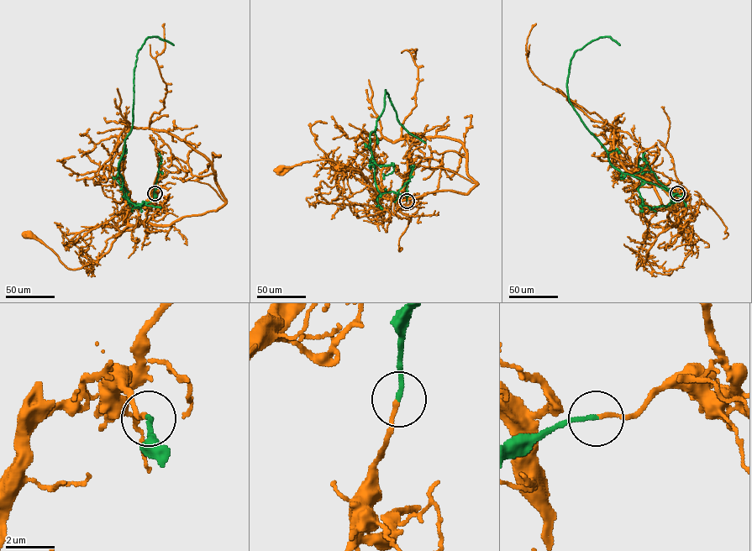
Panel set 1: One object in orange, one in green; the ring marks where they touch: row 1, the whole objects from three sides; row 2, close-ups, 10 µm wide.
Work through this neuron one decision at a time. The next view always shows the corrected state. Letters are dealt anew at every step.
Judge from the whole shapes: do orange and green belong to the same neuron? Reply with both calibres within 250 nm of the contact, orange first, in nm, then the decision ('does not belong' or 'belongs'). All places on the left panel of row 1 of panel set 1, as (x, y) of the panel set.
calibres 160 and 190 nm; does not belong

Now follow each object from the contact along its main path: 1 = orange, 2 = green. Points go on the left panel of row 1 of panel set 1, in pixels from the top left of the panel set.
1: (155, 193), (143, 222), (121, 231), (107, 252), (79, 268), (68, 269), (50, 249), (28, 234)
2: (155, 193), (144, 204), (130, 203), (118, 163), (132, 128), (138, 51), (148, 37), (174, 45)

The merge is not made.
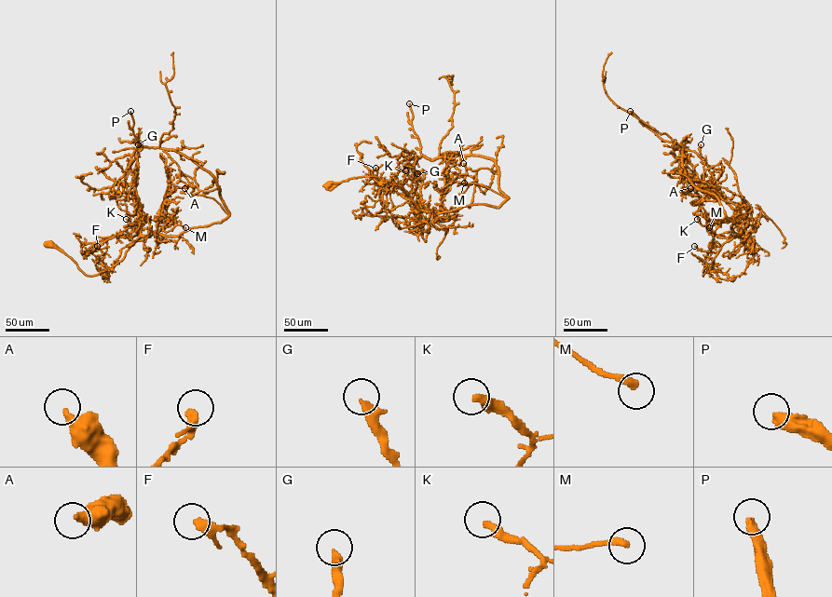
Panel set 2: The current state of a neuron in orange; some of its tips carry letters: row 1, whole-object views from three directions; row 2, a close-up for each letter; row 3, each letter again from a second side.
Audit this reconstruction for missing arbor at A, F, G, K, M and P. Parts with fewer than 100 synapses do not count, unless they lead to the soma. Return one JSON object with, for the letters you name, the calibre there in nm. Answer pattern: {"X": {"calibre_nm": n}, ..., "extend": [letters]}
{"P": {"calibre_nm": 400}, "extend": ["P"]}

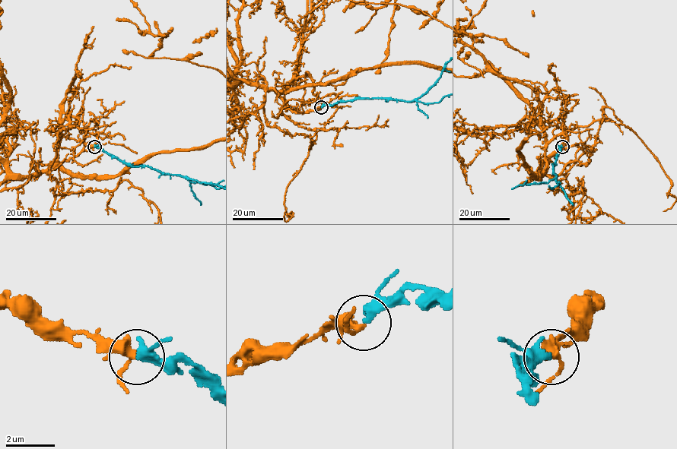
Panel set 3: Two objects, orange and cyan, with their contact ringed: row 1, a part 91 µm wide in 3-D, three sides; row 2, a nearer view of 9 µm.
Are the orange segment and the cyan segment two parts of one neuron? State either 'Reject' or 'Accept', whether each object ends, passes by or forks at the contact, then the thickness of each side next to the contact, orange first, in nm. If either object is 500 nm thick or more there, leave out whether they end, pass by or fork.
Accept. At the ring orange forks. At the ring cyan passes by. Thickness 240 nm (orange) against 240 nm

